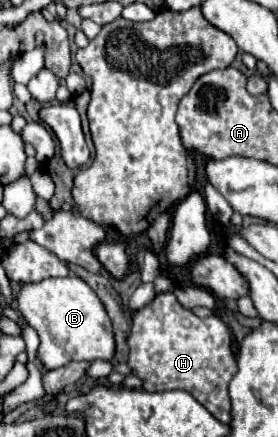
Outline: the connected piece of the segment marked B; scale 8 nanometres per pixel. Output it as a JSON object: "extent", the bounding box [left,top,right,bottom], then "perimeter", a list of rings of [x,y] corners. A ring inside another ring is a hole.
{"extent":[16,275,116,369],"perimeter":[[[76,275],[48,279],[24,285],[16,297],[18,309],[28,325],[38,333],[38,359],[46,369],[58,369],[70,361],[112,361],[116,353],[112,321],[92,291],[92,287]]]}

